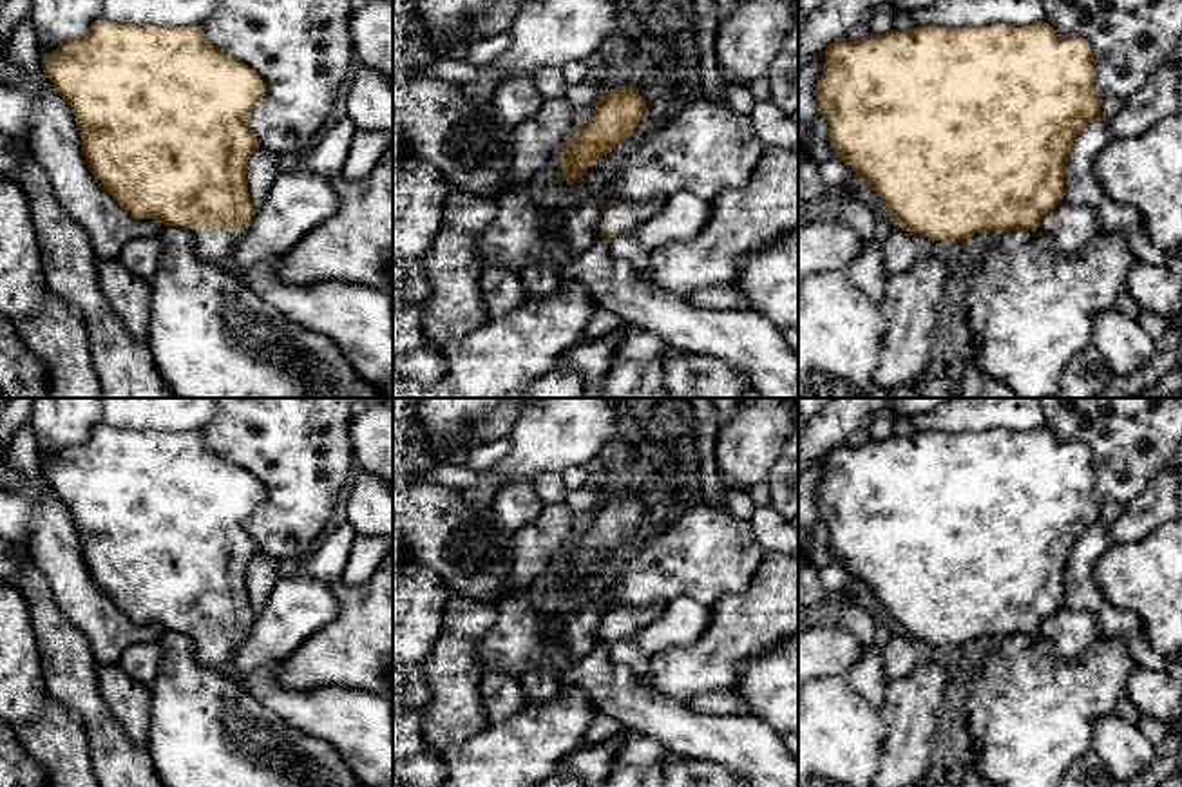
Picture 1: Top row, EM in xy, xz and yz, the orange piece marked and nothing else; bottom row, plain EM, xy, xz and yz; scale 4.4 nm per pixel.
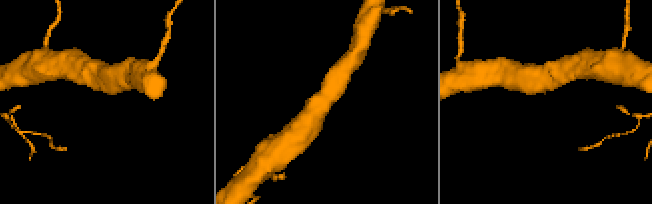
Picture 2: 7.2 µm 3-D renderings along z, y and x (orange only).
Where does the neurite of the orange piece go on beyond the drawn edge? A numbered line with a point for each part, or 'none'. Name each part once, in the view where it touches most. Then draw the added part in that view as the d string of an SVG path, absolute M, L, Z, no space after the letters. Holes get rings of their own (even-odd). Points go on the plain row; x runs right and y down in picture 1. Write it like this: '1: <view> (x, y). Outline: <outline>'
1: xy (357, 722). Outline: M194 633L190 639L201 666L226 675L290 727L331 744L344 763L367 787L393 787L391 700L355 687L315 687L306 691L286 687L275 666L262 666L250 673L235 671L230 662L248 639L246 633Z

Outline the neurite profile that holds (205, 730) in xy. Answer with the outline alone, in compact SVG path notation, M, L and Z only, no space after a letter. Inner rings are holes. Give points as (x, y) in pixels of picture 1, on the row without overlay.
M165 631L157 644L163 659L148 686L152 704L147 749L163 787L367 787L331 744L290 727L226 675L201 666L190 635Z

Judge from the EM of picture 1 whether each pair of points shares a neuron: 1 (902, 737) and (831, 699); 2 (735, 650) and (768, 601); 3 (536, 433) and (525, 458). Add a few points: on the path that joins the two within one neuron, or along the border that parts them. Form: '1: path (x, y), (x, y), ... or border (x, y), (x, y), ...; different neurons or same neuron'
1: border (876, 710), (886, 728), (878, 768); different neurons
2: path (737, 637), (761, 614); same neuron
3: path (536, 438), (536, 447), (531, 453); same neuron

